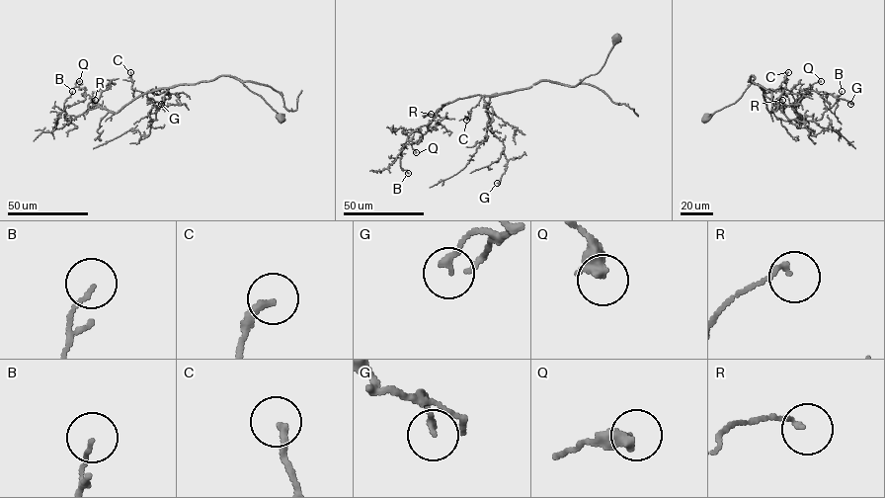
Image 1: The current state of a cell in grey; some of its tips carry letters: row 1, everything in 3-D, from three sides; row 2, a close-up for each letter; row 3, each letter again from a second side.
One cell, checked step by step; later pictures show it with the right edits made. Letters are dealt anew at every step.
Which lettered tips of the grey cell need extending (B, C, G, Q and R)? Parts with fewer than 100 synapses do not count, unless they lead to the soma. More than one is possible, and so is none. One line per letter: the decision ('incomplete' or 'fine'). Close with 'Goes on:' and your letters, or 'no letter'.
B: fine
C: fine
G: fine
Q: fine
R: fine
Goes on: no letter

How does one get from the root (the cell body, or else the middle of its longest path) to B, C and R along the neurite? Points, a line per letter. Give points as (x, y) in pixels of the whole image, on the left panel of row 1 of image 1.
B: (281, 119), (260, 96), (228, 75), (147, 91), (117, 113), (94, 106), (67, 121), (64, 103), (72, 91)
C: (281, 119), (260, 96), (228, 75), (144, 93), (132, 89), (130, 72)
R: (281, 119), (260, 96), (228, 75), (147, 91), (117, 113), (99, 107), (90, 109), (88, 104), (95, 100)

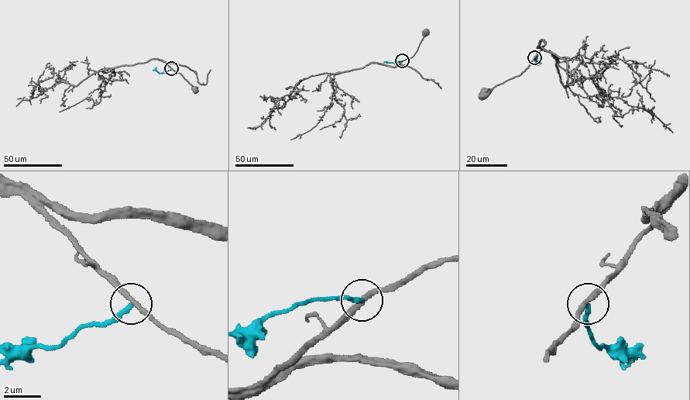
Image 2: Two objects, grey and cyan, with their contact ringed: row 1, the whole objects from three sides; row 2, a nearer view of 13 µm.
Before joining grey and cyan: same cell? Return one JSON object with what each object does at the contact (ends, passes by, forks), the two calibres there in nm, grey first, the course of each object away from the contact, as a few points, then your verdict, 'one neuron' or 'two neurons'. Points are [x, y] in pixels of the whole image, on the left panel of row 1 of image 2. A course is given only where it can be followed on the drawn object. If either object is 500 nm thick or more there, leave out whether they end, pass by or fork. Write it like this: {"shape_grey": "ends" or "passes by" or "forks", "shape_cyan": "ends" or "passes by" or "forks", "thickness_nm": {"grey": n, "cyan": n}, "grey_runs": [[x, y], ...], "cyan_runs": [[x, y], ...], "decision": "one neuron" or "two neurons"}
{"shape_grey": "passes by", "shape_cyan": "ends", "thickness_nm": {"grey": 280, "cyan": 240}, "grey_runs": [[171, 68], [180, 74], [196, 90]], "cyan_runs": [[171, 69], [161, 73], [152, 70]], "decision": "two neurons"}

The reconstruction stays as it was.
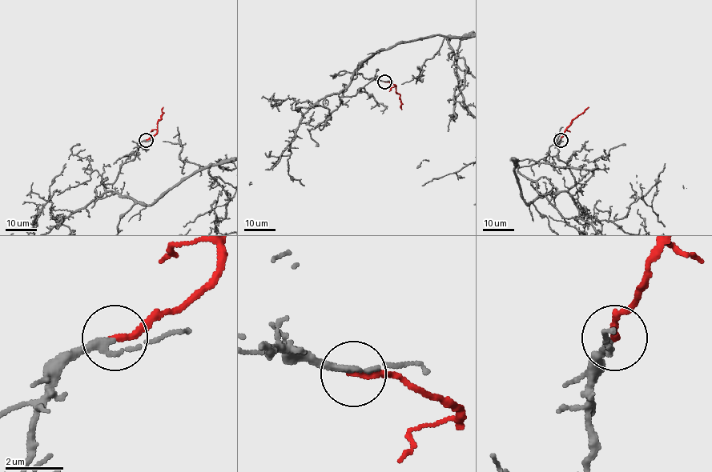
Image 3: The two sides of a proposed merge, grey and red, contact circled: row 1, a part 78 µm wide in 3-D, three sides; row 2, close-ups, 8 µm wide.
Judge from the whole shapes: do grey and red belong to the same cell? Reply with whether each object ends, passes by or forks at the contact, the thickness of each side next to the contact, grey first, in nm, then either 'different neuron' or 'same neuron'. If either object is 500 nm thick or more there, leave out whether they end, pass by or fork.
grey passes by; red ends there; 190 nm thick on the grey side, 220 nm on the other; same neuron

